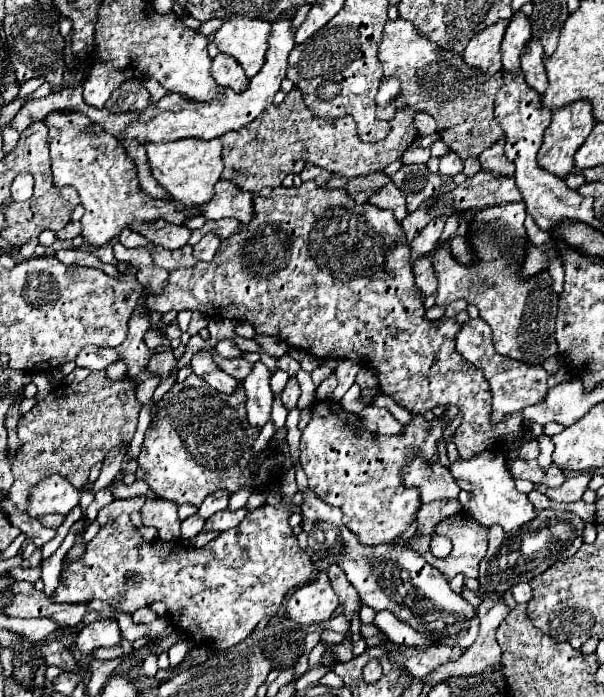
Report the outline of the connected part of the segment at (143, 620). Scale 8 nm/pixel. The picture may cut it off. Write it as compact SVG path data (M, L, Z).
M140 608L132 614L132 620L134 620L134 624L148 624L148 622L156 620L156 614L150 608Z

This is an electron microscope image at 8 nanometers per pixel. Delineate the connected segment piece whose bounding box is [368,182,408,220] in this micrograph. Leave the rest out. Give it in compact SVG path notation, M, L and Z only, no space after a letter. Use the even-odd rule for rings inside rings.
M388 182L388 186L384 186L384 188L378 190L376 194L372 194L368 202L374 204L374 206L378 206L378 208L388 208L388 210L392 210L394 216L396 216L396 220L404 220L406 214L408 214L404 196L402 196L402 192L394 186L394 182Z

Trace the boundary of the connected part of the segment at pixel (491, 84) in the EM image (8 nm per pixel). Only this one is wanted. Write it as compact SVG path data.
M404 18L386 22L382 42L378 46L378 58L382 62L384 76L400 78L402 82L400 104L428 112L436 120L442 140L462 160L478 158L504 136L504 130L494 120L494 98L502 86L500 72L494 76L476 74L468 64L464 64L462 56L420 38L416 28Z

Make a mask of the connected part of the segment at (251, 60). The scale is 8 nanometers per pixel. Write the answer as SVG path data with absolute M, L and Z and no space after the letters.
M232 18L222 24L214 34L214 44L220 52L234 58L252 78L264 66L266 48L268 48L270 22L250 20L250 18Z

